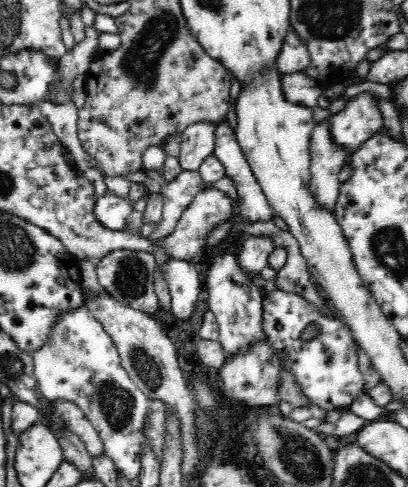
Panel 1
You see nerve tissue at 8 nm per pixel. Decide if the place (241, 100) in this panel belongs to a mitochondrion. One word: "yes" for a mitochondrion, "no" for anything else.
no

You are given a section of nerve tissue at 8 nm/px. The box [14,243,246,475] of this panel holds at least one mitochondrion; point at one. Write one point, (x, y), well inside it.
(116, 403)

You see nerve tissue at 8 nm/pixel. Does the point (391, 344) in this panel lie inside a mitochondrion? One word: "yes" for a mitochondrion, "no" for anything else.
no

